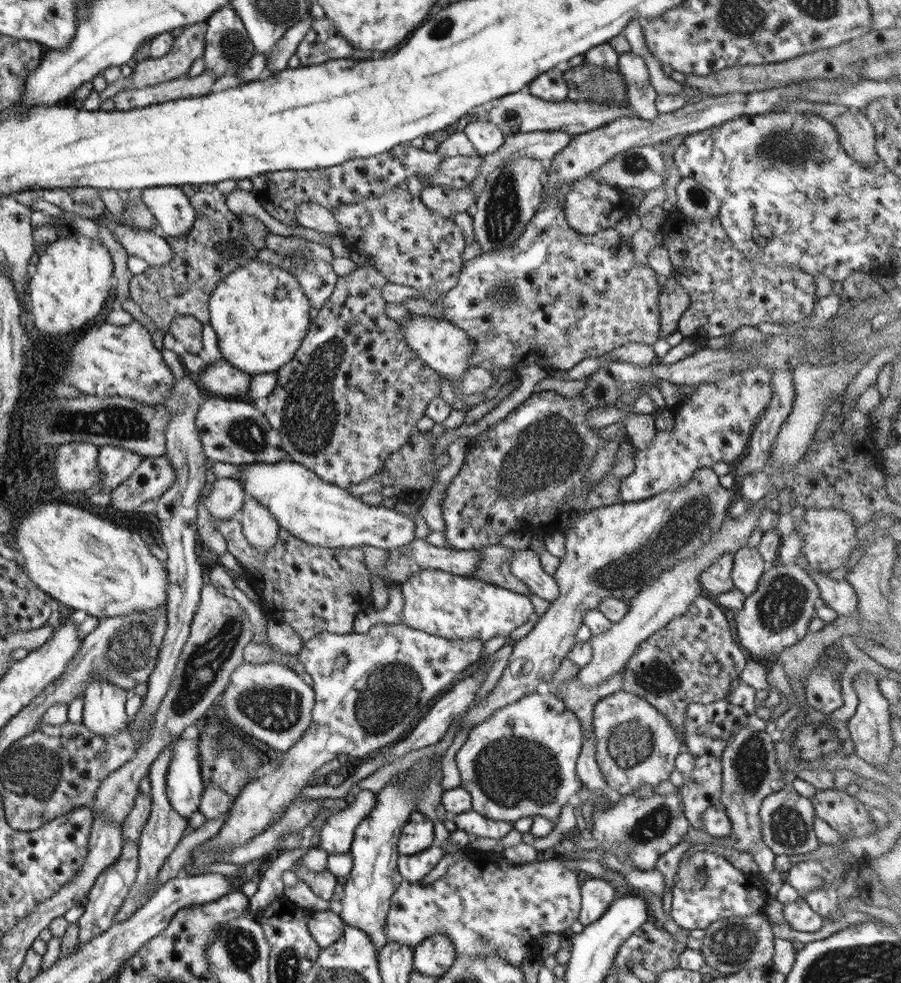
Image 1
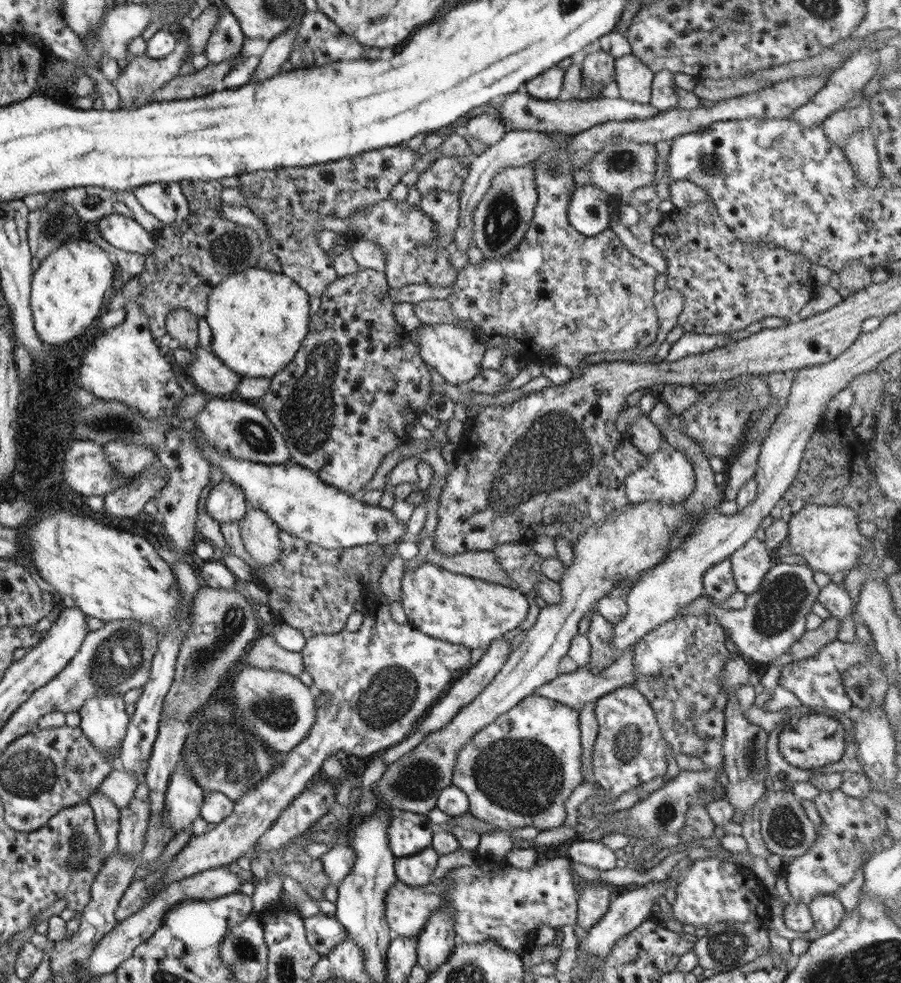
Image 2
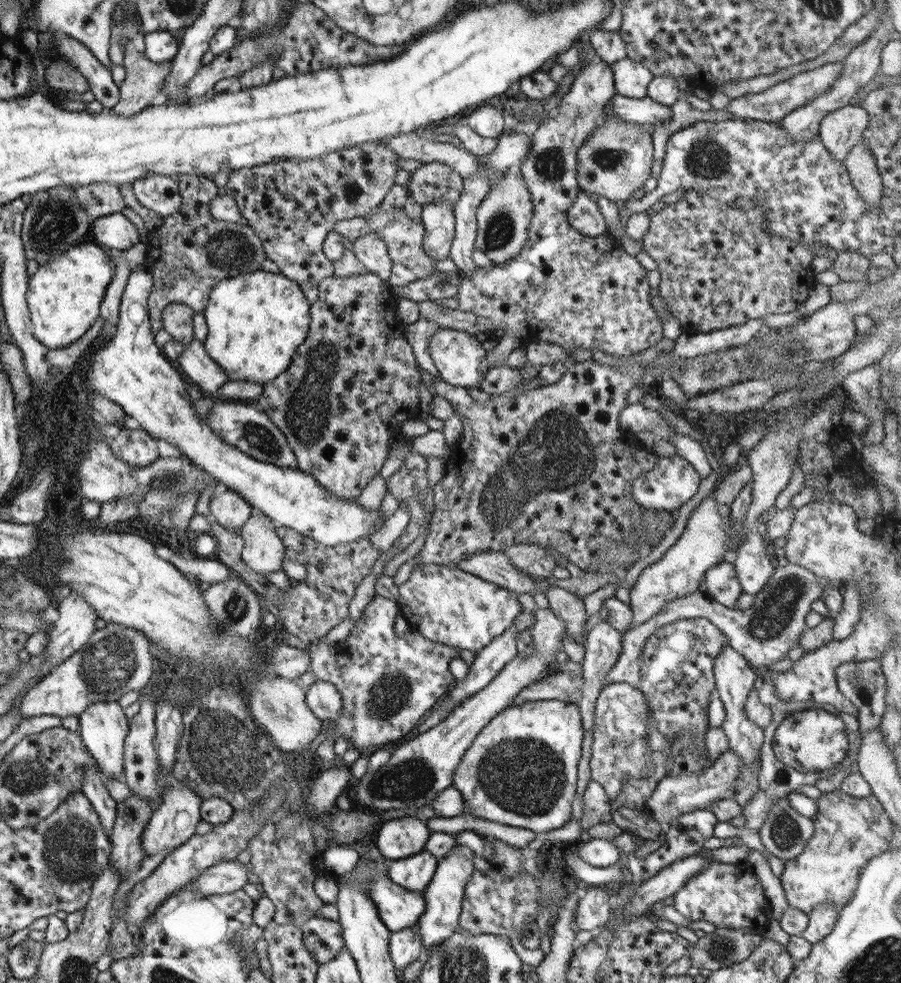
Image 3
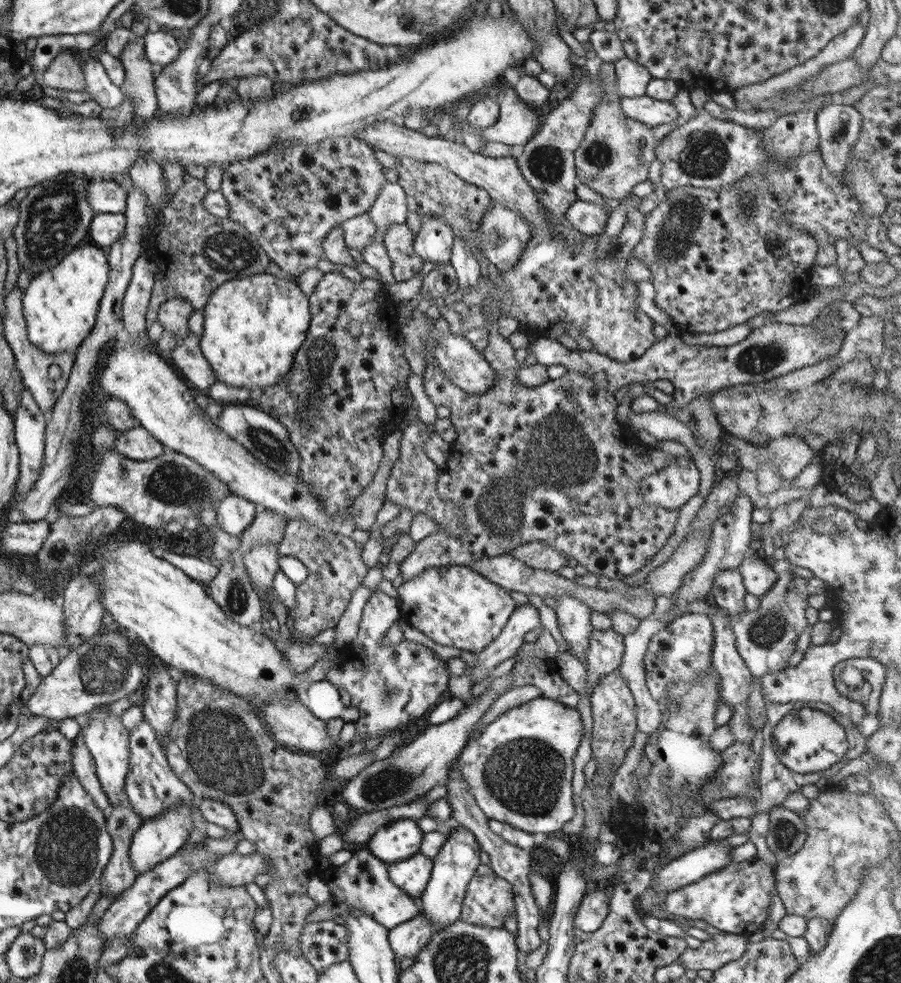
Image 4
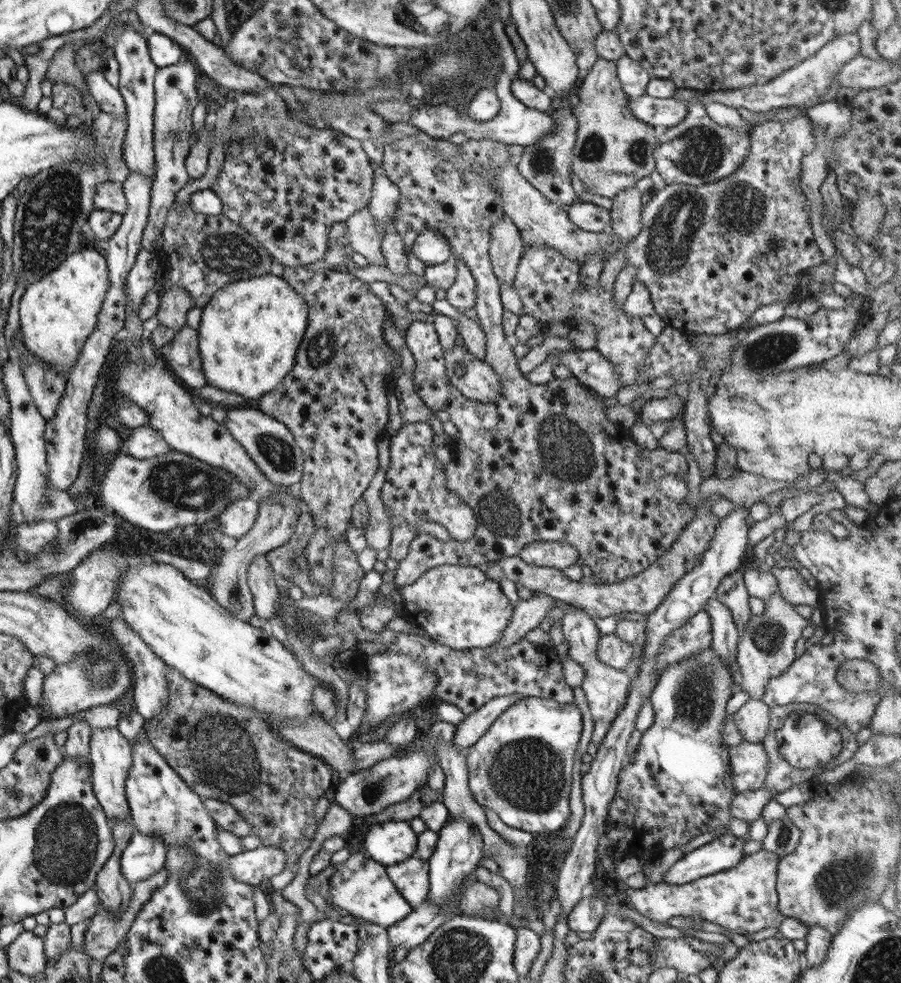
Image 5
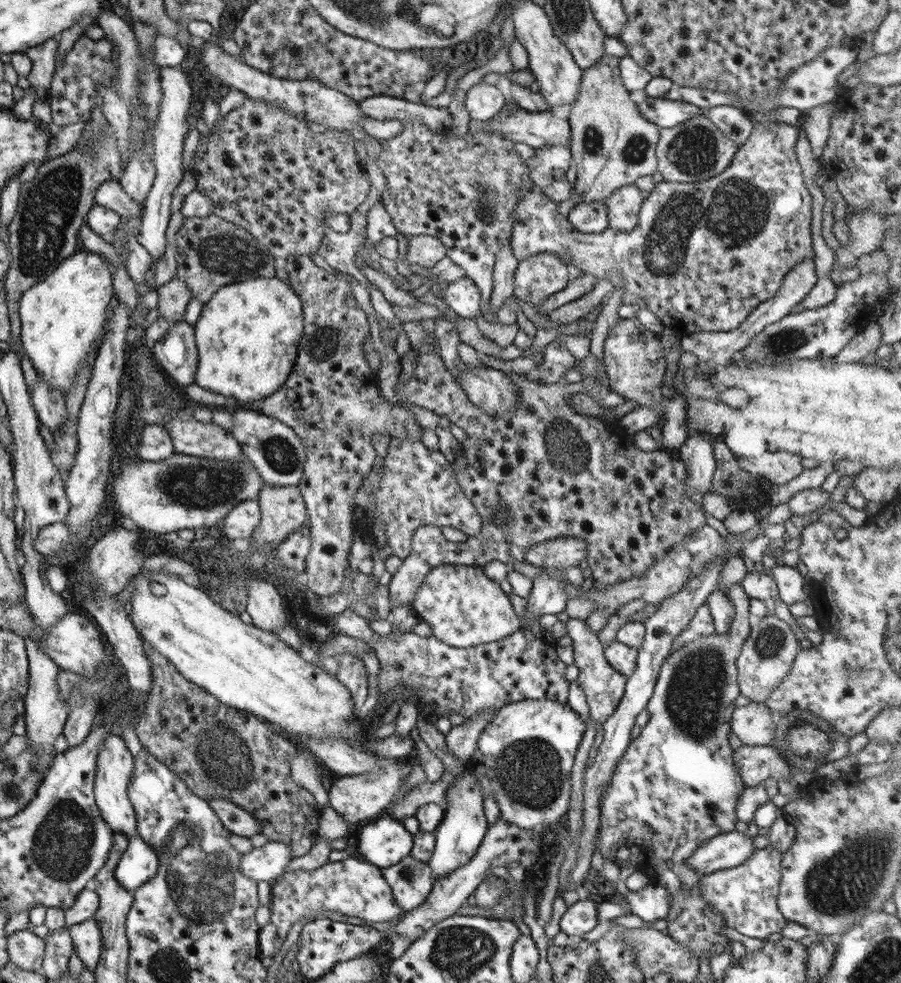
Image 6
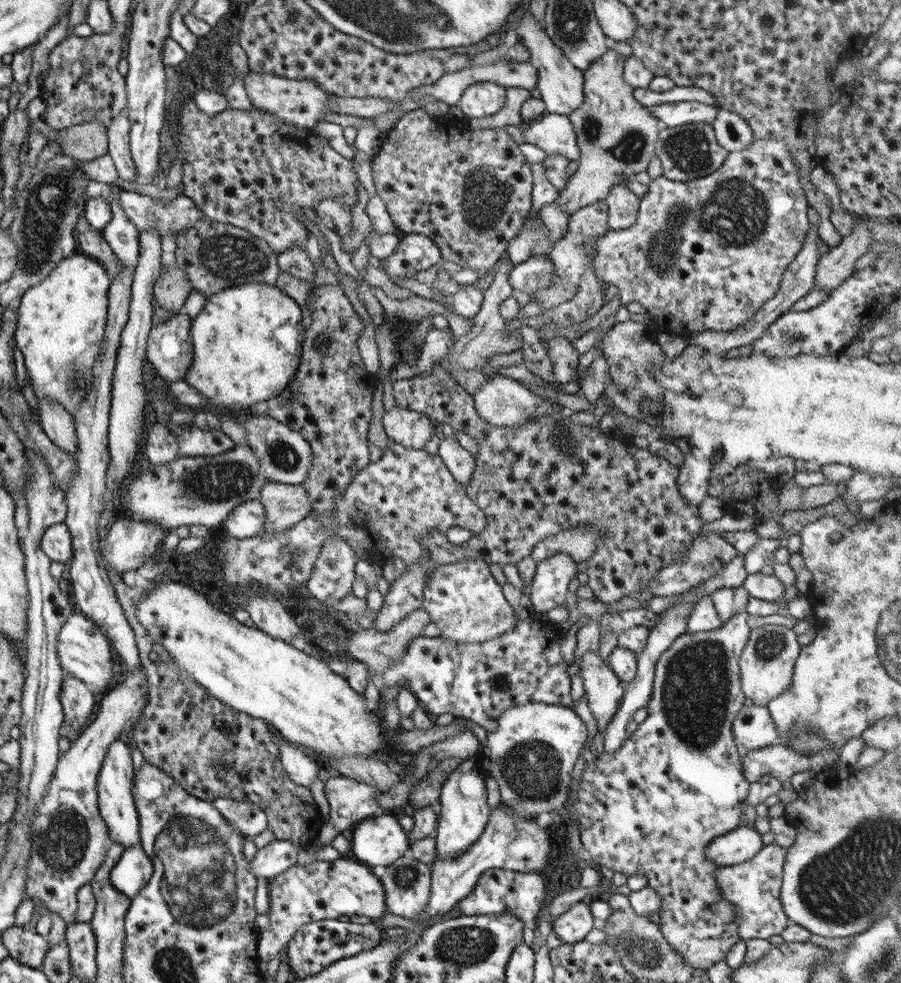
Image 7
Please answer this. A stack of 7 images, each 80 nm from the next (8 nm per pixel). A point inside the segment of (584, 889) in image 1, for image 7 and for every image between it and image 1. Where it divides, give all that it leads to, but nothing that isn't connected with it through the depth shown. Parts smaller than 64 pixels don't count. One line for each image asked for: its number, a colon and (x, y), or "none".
2: (592, 903)
3: (592, 911)
4: (593, 907)
5: (585, 916)
6: (579, 917)
7: (570, 927)

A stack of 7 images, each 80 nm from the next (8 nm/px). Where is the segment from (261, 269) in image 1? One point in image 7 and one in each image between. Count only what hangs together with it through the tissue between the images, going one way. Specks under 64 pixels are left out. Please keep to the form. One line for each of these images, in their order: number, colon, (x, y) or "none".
2: (258, 319)
3: (255, 321)
4: (252, 326)
5: (249, 330)
6: (246, 336)
7: (245, 341)

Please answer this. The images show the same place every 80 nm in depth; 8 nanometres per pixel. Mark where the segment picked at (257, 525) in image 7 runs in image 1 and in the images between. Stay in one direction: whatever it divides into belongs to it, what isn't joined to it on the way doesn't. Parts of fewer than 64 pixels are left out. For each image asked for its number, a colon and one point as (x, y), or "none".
1: (225, 498)
2: (225, 503)
3: (226, 508)
4: (233, 513)
5: (235, 519)
6: (238, 523)

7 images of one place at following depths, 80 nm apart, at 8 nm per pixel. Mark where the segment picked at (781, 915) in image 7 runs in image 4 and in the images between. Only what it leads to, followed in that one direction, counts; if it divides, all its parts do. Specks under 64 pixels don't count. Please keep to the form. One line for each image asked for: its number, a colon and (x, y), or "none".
4: (734, 899)
5: (742, 899)
6: (745, 895)

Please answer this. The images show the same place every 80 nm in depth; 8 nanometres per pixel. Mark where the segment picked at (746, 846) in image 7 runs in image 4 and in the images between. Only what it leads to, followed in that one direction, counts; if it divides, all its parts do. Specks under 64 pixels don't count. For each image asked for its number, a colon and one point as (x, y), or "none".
4: (694, 864)
5: (723, 852)
6: (725, 850)

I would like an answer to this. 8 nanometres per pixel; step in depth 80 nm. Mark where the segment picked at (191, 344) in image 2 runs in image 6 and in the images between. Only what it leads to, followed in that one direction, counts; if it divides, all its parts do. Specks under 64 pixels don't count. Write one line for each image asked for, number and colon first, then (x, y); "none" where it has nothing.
3: (176, 318)
4: (172, 315)
5: (171, 311)
6: (171, 298)

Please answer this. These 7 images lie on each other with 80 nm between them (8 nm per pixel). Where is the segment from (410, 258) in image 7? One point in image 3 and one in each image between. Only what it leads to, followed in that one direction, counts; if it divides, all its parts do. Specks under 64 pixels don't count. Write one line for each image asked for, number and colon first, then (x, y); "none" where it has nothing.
3: (437, 218)
4: (433, 242)
5: (429, 246)
6: (425, 251)

